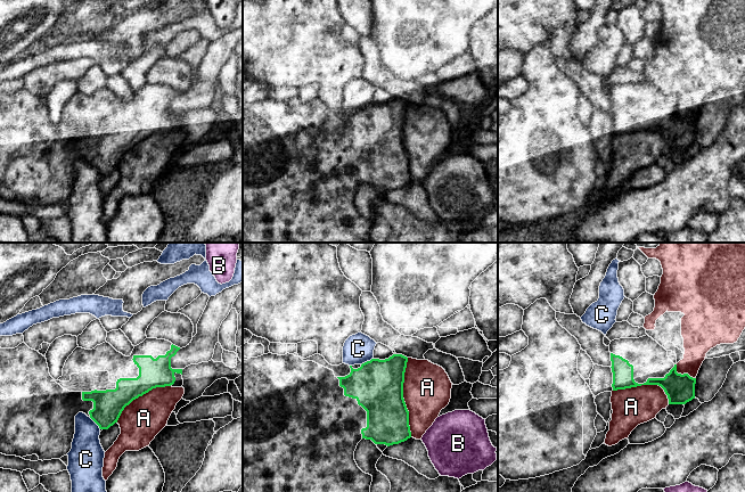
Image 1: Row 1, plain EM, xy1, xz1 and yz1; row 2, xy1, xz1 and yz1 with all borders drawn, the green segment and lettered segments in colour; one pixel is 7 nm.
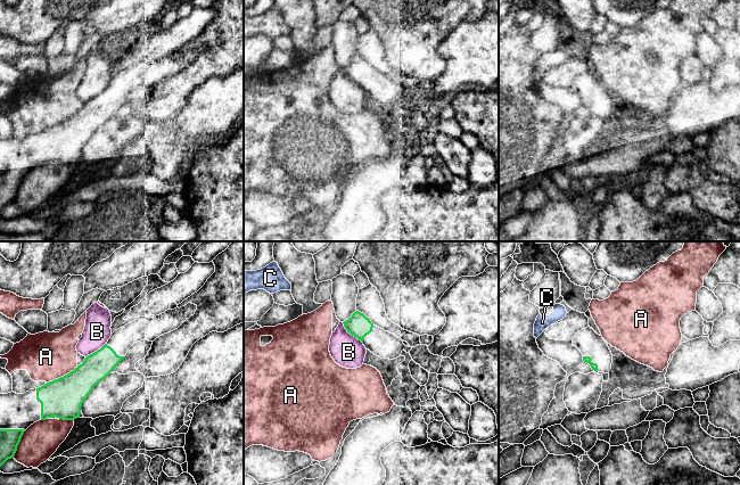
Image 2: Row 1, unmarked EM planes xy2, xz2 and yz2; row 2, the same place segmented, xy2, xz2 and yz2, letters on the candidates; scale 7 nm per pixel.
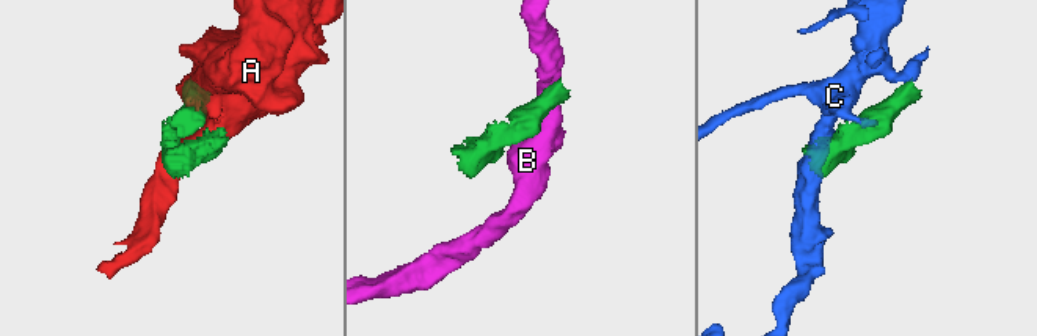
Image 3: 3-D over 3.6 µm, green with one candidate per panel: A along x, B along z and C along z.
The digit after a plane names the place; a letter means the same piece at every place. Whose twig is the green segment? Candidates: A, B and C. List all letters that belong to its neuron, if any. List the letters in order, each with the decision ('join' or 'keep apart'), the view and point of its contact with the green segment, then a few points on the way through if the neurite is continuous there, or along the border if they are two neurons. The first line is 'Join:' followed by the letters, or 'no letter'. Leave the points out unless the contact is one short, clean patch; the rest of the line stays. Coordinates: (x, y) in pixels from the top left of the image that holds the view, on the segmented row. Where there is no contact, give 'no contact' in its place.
Join: no letter
A: keep apart; meets green in xz1 at (402, 398)
B: keep apart; meets green in xz2 at (351, 334)
C: keep apart; meets green in xy1 at (95, 421); border along xy1 (89, 417), (100, 428)

